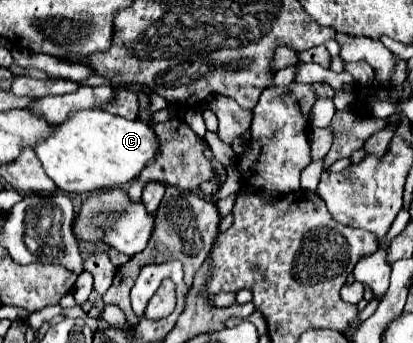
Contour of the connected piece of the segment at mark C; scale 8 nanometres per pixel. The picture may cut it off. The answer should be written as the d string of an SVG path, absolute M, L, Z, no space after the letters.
M103 109L79 111L71 115L67 121L55 125L55 133L35 147L35 153L41 159L45 173L57 183L57 187L63 193L93 193L95 189L111 189L115 185L127 185L141 175L141 171L157 157L159 151L161 141L149 123L143 123L141 119L127 121L125 117L105 113Z

